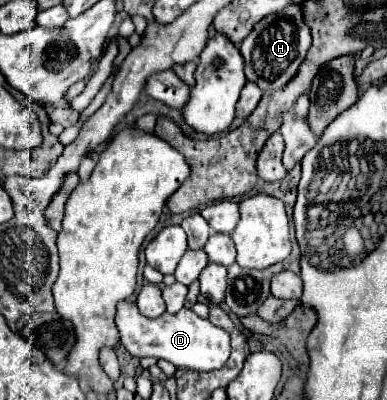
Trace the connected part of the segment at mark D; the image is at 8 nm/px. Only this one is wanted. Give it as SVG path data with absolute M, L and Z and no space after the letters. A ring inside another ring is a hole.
M120 301L116 313L116 327L120 333L120 343L134 357L166 359L176 367L186 367L200 373L224 367L230 357L230 335L186 307L180 309L176 315L164 313L156 319L148 319L138 311L136 303Z

